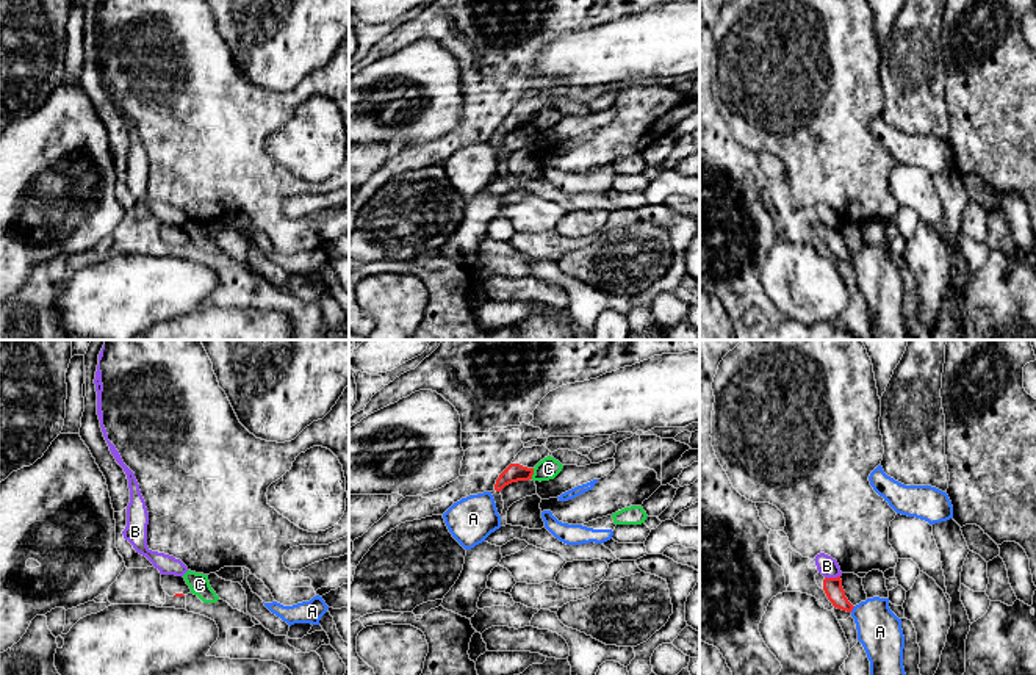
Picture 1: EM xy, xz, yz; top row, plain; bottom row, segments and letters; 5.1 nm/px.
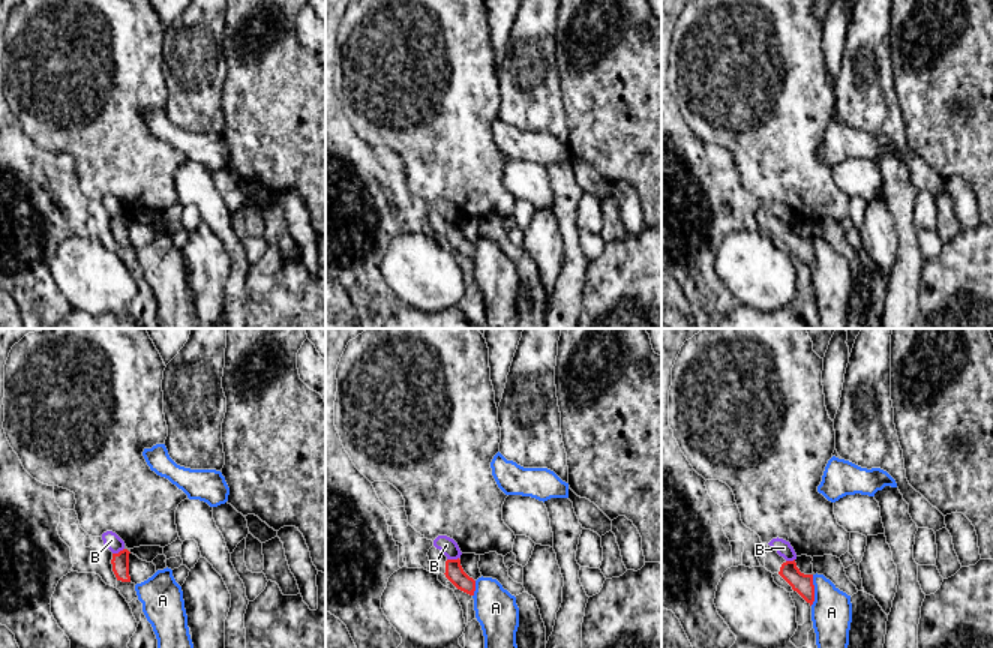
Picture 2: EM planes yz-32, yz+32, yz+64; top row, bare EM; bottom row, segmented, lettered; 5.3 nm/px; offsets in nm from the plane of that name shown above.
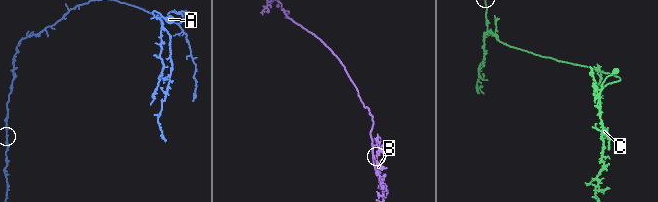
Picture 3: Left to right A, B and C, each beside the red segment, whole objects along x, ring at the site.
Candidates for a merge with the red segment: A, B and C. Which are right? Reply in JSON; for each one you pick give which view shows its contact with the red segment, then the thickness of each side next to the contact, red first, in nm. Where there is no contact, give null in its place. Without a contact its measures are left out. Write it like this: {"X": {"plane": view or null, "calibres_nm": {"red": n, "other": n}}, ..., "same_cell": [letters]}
{"same_cell": []}

